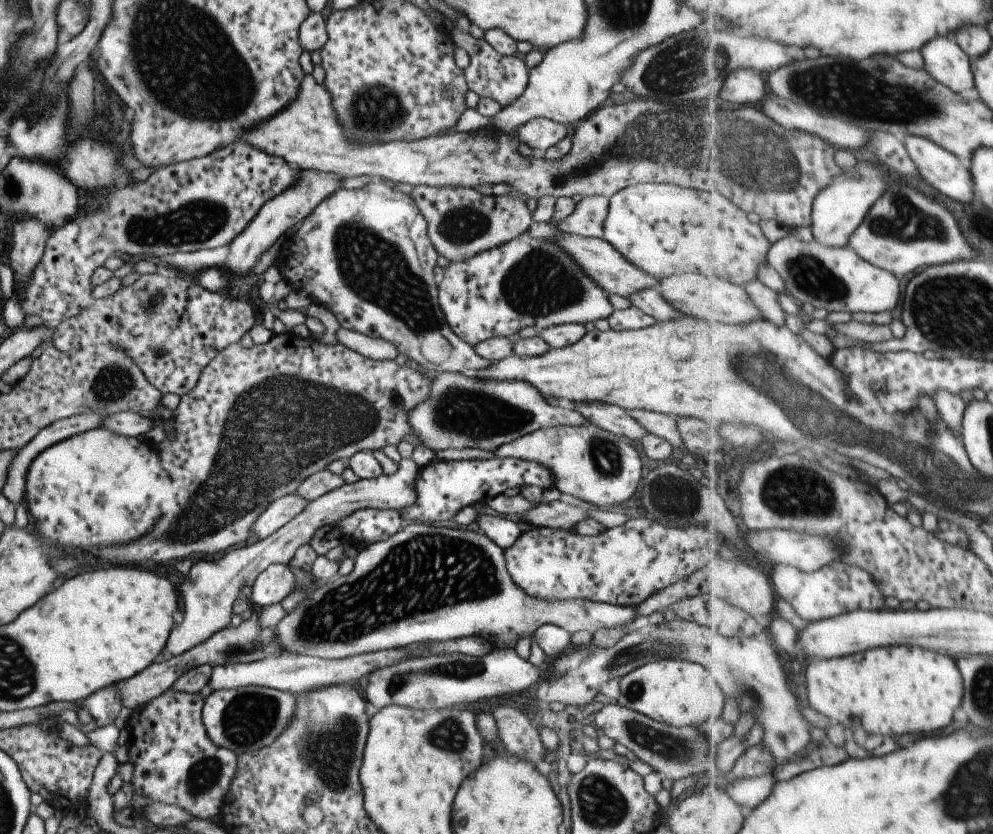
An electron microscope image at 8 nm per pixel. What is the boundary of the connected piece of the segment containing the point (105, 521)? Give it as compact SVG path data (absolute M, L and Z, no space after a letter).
M95 427L70 437L65 440L60 440L56 443L51 443L51 446L47 446L41 449L28 464L24 476L24 491L23 491L23 504L26 508L27 515L33 522L35 522L35 528L45 536L49 538L53 544L61 544L63 548L99 548L99 546L123 546L123 544L129 544L137 538L141 538L143 534L147 534L155 522L159 520L161 512L159 512L159 502L163 500L165 496L165 484L169 482L167 478L167 472L161 468L159 464L159 456L155 452L155 448L149 444L149 441L142 439L142 437L128 437L122 434L113 432L105 427Z

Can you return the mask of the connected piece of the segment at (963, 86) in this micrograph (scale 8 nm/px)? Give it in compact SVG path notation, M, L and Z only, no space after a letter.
M939 36L923 48L925 64L931 76L953 92L975 94L976 84L970 56L955 40Z

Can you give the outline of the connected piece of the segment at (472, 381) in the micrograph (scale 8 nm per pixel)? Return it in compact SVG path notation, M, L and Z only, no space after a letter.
M447 371L431 374L427 396L405 411L405 422L418 438L418 444L434 453L445 448L493 451L540 428L563 424L591 425L571 406L557 406L557 403L542 397L526 380L494 381Z

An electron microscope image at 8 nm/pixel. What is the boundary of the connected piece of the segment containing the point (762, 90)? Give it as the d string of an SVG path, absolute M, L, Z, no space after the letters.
M739 69L729 73L724 80L718 96L725 106L744 106L759 104L761 98L768 94L767 75L756 73L751 69Z

